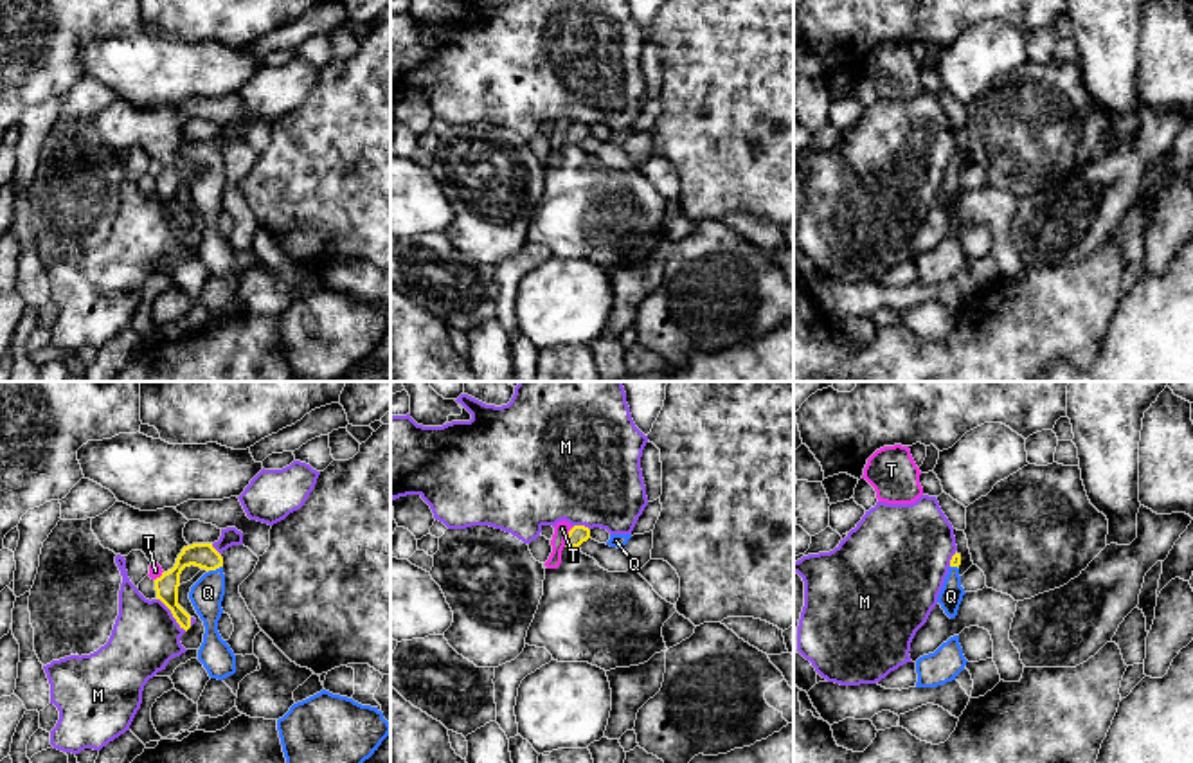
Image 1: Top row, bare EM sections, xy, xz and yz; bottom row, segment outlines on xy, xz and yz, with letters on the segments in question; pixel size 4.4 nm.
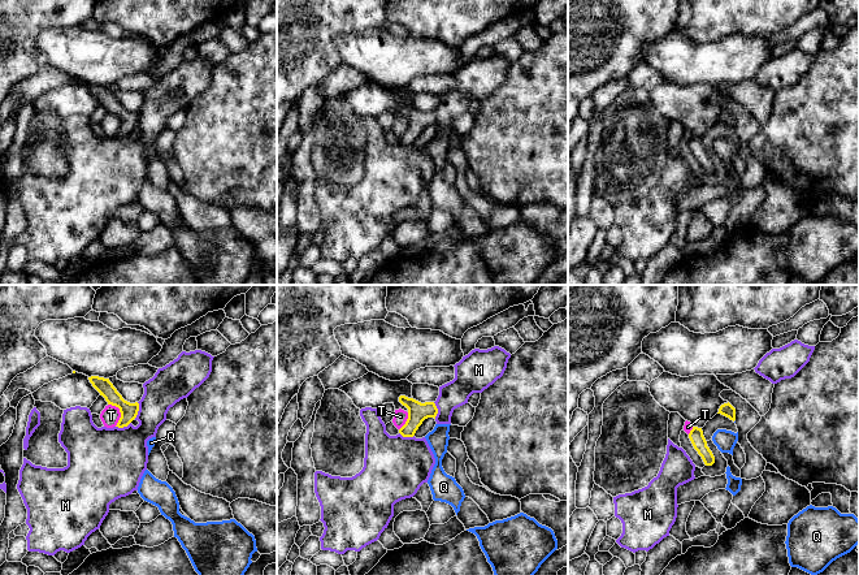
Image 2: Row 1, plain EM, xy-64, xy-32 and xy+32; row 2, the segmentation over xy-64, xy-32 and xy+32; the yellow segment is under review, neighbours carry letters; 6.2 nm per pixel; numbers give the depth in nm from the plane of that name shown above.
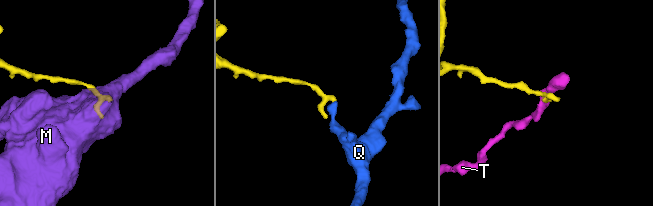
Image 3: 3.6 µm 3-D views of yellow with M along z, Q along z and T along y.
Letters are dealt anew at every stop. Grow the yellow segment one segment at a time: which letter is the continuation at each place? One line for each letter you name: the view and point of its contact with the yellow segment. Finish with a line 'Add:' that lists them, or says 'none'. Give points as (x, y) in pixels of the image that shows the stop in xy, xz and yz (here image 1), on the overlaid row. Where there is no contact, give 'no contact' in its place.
Q: contact xy (215, 569)
Add: Q

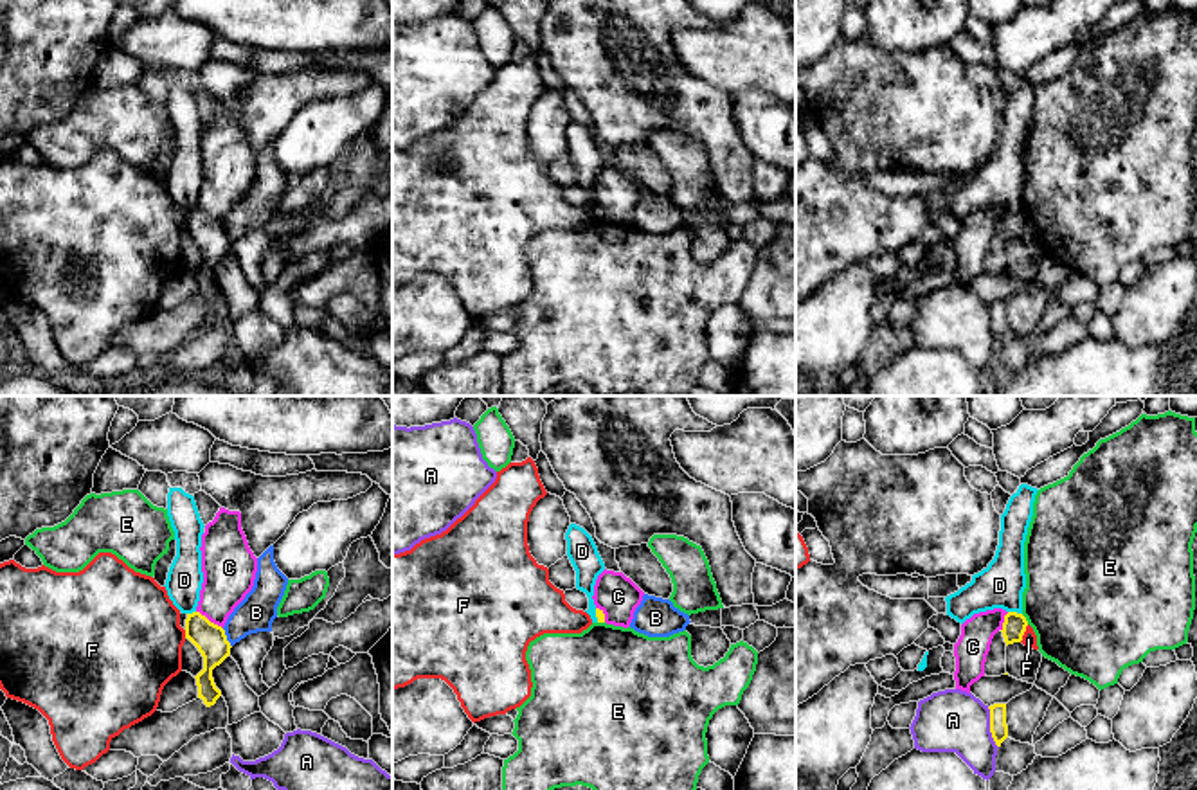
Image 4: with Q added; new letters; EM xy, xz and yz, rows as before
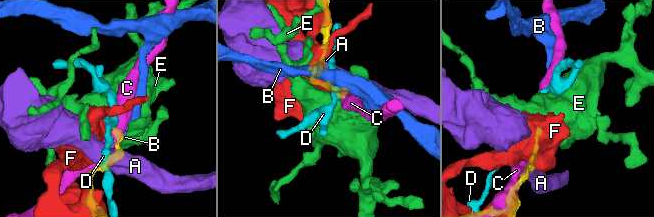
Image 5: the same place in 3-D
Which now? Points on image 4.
Add: none

